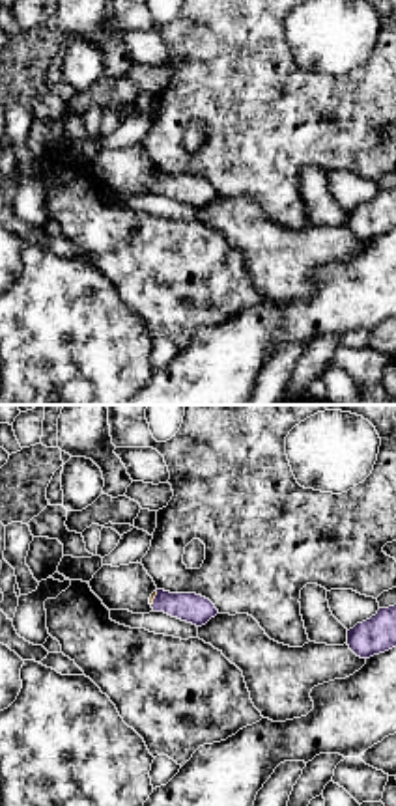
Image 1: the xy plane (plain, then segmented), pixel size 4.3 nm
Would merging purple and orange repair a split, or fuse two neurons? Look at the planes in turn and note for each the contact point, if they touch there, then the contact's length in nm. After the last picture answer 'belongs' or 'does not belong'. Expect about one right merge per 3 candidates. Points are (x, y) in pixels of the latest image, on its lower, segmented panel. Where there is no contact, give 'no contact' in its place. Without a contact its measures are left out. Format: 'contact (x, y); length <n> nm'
contact (154, 599); length 70 nm

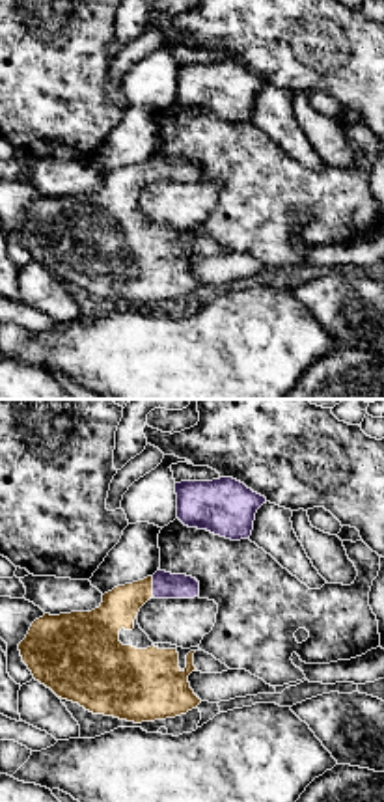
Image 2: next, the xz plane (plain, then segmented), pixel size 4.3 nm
contact (153, 586); length 90 nm

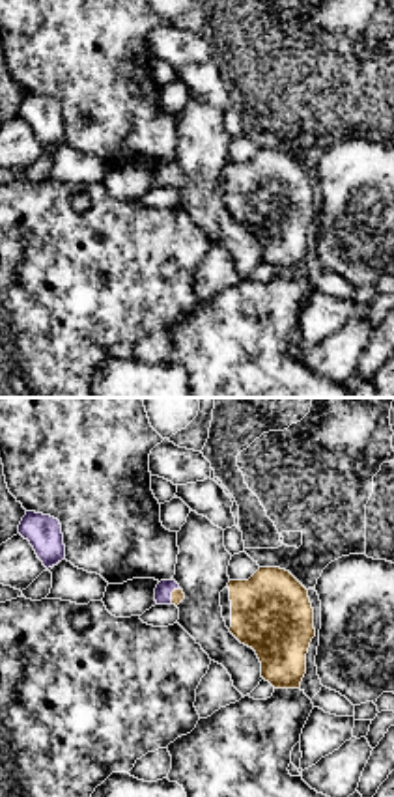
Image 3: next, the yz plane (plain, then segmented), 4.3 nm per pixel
contact (170, 594); length 80 nm

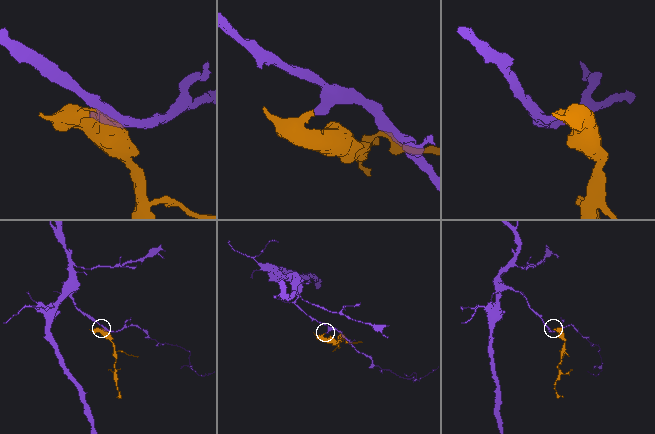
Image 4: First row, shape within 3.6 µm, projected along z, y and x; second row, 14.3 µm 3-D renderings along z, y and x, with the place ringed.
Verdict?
belongs

